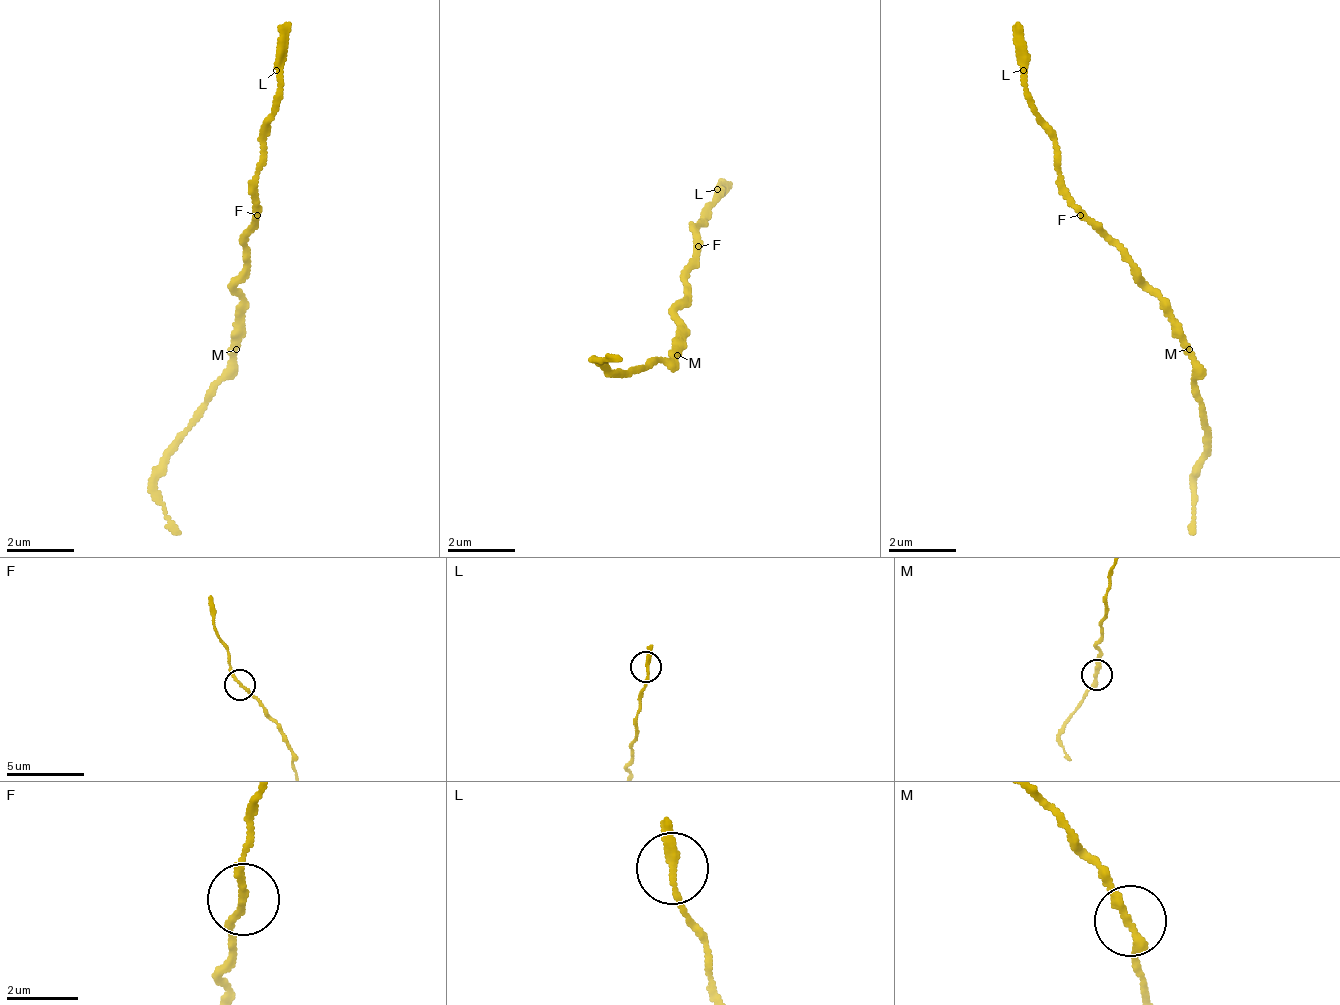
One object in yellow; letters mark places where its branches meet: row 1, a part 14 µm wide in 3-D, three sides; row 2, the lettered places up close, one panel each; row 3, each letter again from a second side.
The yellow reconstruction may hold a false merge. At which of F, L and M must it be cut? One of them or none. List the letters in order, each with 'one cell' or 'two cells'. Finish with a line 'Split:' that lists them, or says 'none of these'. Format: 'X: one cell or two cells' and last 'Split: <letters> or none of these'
F: one cell
L: one cell
M: one cell
Split: none of these

